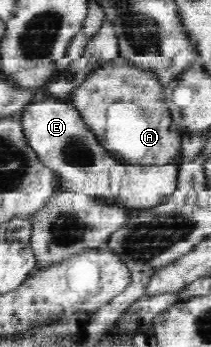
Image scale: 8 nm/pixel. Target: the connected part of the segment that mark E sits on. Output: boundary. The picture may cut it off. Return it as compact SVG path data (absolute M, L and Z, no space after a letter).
M43 96L34 99L24 107L19 115L19 119L24 126L24 133L27 137L29 146L37 153L39 160L54 171L58 179L58 188L69 191L81 191L83 194L93 196L95 199L104 200L107 205L119 207L131 206L131 208L157 207L162 204L178 186L178 164L129 164L124 162L107 150L92 129L85 124L81 113L68 101L68 99L58 99L55 97Z

